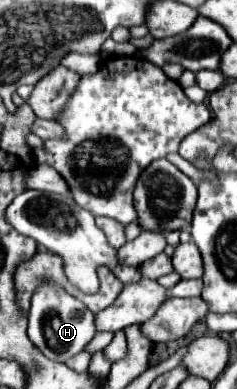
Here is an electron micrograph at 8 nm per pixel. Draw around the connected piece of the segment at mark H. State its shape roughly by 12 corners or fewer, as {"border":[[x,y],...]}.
{"border":[[57,285],[37,287],[27,335],[65,363],[95,335],[95,315]]}

